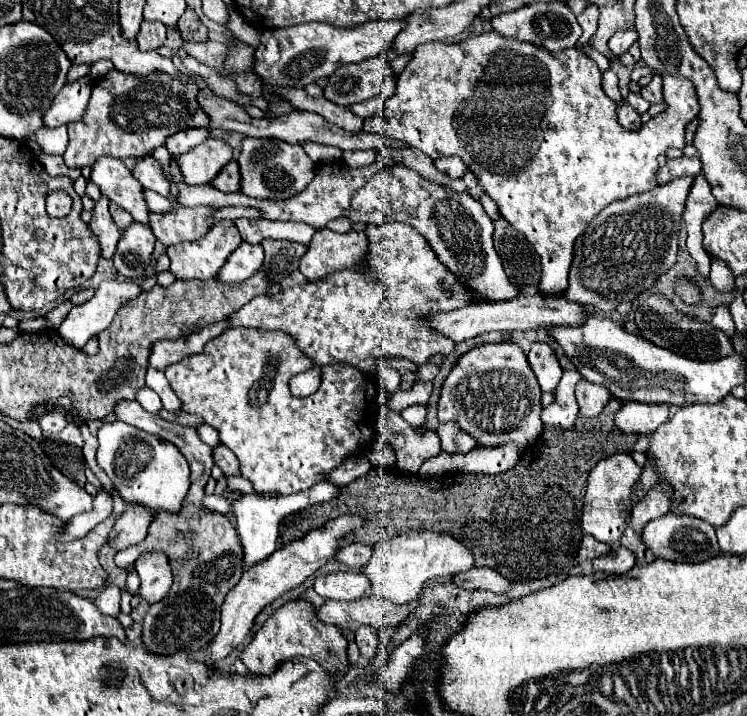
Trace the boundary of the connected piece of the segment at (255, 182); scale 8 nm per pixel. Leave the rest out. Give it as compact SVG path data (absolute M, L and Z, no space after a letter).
M246 137L242 141L242 151L238 155L240 167L240 193L256 195L258 199L288 199L300 193L314 177L316 165L304 153L302 147L288 145L278 139L254 139Z

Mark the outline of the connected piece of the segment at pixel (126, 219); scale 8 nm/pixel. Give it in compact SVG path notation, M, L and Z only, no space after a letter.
M110 203L110 215L112 215L112 219L114 219L114 223L116 223L116 227L118 227L120 231L124 231L128 225L134 223L132 215L128 215L128 211L124 211L124 209L118 207L116 203Z

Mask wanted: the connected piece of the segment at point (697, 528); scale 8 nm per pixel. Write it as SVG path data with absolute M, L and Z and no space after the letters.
M666 513L664 517L658 517L656 521L648 523L648 527L644 527L644 543L656 553L656 557L668 561L680 561L680 563L700 563L720 555L714 527L710 523L704 523L688 515Z

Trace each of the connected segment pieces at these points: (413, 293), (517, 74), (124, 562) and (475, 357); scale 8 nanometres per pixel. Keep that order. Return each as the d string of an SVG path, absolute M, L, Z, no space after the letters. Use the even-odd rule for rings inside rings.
M368 225L368 267L364 273L356 271L336 271L320 281L310 281L304 285L296 285L292 289L280 291L274 297L254 297L250 303L246 303L240 311L232 313L232 327L260 327L270 331L284 331L294 335L296 345L316 363L352 363L356 369L368 373L378 373L376 357L404 357L412 361L414 365L424 365L432 355L438 353L450 353L454 349L454 343L450 339L444 339L444 335L436 335L434 331L428 331L420 319L420 315L428 315L428 311L452 311L452 307L464 307L464 303L472 303L472 295L468 295L468 289L454 277L444 271L444 265L434 257L434 253L428 247L428 241L418 235L418 231L402 225ZM380 277L382 283L376 285L374 279Z
M490 31L490 33L482 33L482 35L476 35L476 37L458 41L458 43L432 41L432 43L424 43L424 45L416 47L416 51L412 53L412 59L408 61L408 65L404 67L404 71L400 73L400 77L396 81L396 93L372 117L364 119L362 131L374 131L374 133L386 135L388 139L412 143L412 147L424 151L432 159L438 159L440 155L462 155L466 167L478 177L482 189L496 201L500 215L508 223L512 223L512 227L516 227L520 233L524 233L526 239L534 245L534 249L540 251L542 279L540 279L538 287L542 289L542 293L550 295L550 297L560 297L560 295L564 295L564 291L568 287L568 269L572 263L574 241L584 231L584 227L592 221L592 217L614 201L620 201L620 199L626 199L630 195L644 193L644 191L650 191L652 187L656 187L656 169L658 169L656 157L662 151L668 151L670 147L676 147L676 149L684 147L684 131L686 131L684 127L692 119L696 119L700 113L696 89L694 89L690 79L664 75L662 77L662 95L664 95L664 103L668 107L662 113L658 113L656 117L652 117L648 123L644 123L640 131L626 131L616 119L616 103L602 89L602 71L580 49L572 47L572 49L566 49L562 53L550 53L544 47L536 47L532 43L520 43L516 39L504 39L502 35L496 35L494 31Z
M120 401L114 407L114 415L116 419L132 427L138 427L174 443L190 463L192 487L188 491L188 499L184 501L184 511L180 511L180 515L160 515L160 519L154 519L150 523L150 531L144 543L117 552L114 562L118 567L127 570L142 553L162 551L168 555L174 583L166 599L152 604L147 611L142 623L142 643L146 651L152 651L156 655L172 655L178 651L194 653L206 647L216 637L216 631L220 629L220 605L244 573L242 545L236 527L228 523L222 513L202 509L204 485L210 479L210 471L214 467L212 447L200 439L194 427L164 421L162 417L144 411L138 401Z
M484 343L460 355L450 375L444 379L438 399L438 419L456 421L468 435L472 435L484 447L496 447L510 441L528 447L536 443L536 439L540 439L542 433L540 395L542 391L526 361L526 355L516 343Z

